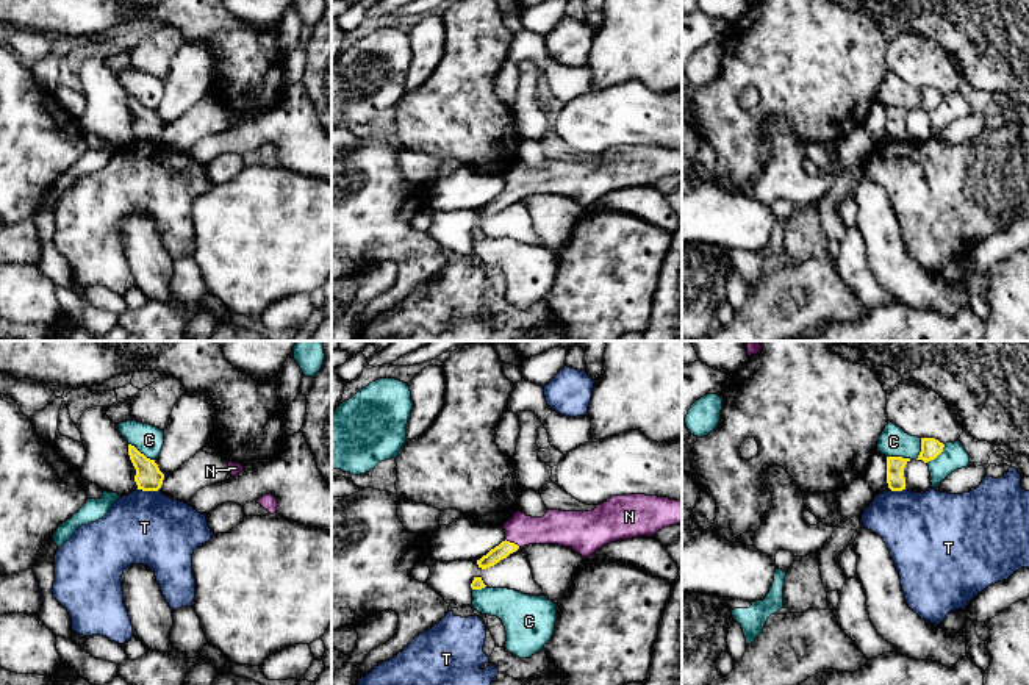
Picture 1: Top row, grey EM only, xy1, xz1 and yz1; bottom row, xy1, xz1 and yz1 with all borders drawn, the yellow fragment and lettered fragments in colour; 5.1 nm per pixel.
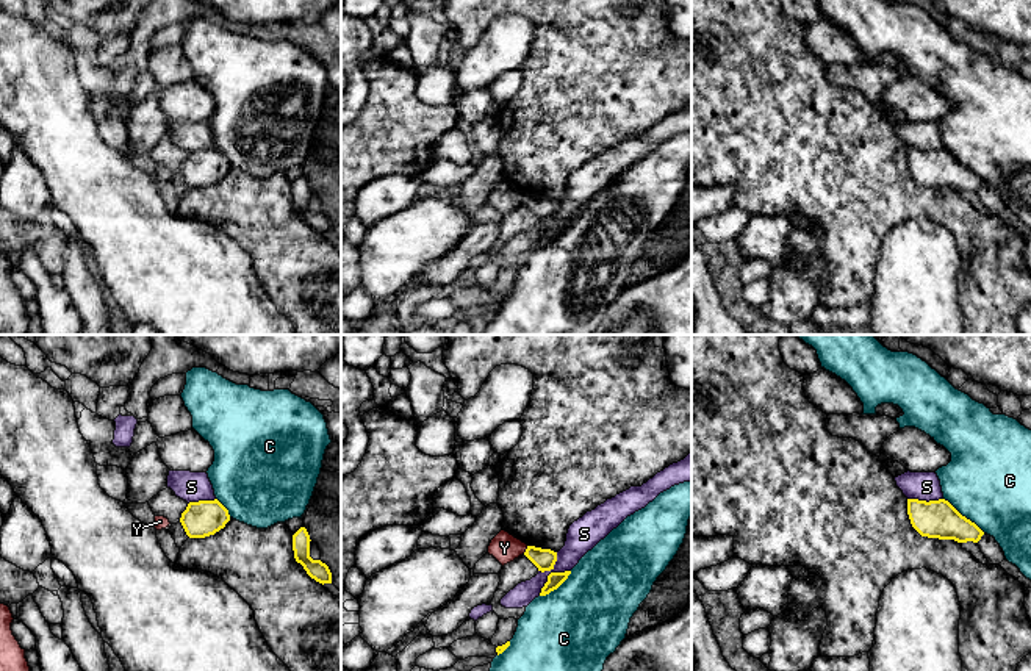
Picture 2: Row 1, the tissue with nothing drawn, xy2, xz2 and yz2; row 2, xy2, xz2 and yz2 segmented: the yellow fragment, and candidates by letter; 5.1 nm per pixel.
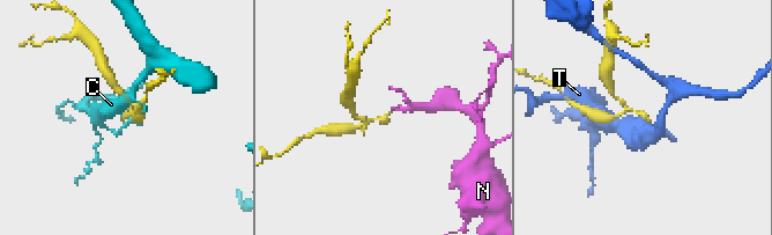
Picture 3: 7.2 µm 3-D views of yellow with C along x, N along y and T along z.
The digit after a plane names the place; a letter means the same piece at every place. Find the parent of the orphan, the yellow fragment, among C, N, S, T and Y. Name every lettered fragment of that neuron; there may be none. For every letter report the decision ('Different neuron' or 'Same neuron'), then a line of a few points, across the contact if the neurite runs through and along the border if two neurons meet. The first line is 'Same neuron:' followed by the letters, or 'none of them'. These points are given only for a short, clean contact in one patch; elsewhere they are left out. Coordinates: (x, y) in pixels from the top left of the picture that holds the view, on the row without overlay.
Same neuron: N
C: Different neuron
N: Same neuron. Line: xz1 (505, 197), (513, 193), (526, 180), (559, 177)
S: Different neuron. Line: xz2 (557, 202), (554, 218), (538, 244)
T: Different neuron
Y: Different neuron. Line: xz2 (528, 196), (523, 202)

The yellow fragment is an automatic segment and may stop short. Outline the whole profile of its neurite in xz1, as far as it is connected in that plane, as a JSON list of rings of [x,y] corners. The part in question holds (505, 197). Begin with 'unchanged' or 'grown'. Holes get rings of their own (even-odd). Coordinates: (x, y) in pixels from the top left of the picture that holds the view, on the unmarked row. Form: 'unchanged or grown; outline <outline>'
grown; outline [[[646,144],[613,145],[591,161],[547,160],[543,167],[518,160],[504,174],[505,189],[477,214],[486,219],[530,194],[558,194],[590,208],[610,192],[654,186],[676,174],[682,174],[682,150]]]

